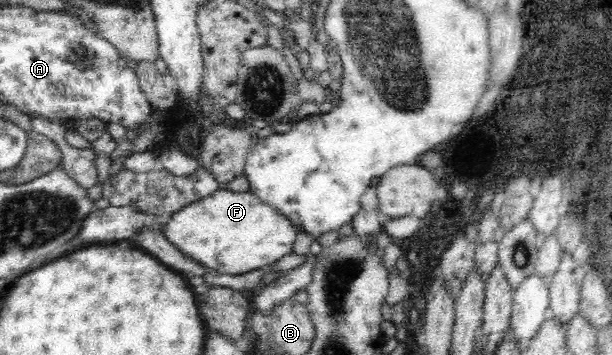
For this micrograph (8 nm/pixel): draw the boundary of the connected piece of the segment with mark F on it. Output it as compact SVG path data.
M220 188L216 189L216 192L211 193L210 196L203 197L202 200L198 200L192 202L192 204L186 205L182 210L175 212L170 215L170 220L165 224L164 231L160 231L172 245L176 245L176 249L180 249L182 253L186 253L186 255L192 257L192 259L196 260L196 263L200 263L204 265L204 267L208 267L208 269L212 269L219 273L226 274L244 274L245 272L250 272L256 269L262 269L267 265L274 264L277 260L280 260L285 254L292 253L292 244L294 244L294 240L296 240L296 236L298 236L298 229L287 217L284 213L275 209L273 205L266 204L260 198L257 198L253 193L248 191L245 192L234 192L233 189Z

